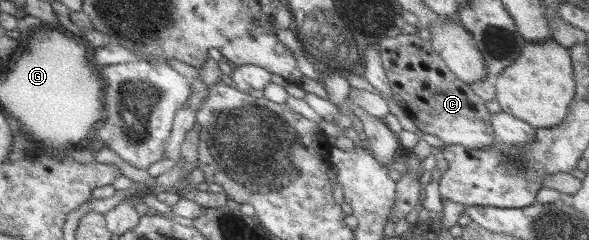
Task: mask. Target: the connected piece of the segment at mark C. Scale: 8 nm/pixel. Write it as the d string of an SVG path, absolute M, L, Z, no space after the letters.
M418 33L400 34L382 38L374 47L379 51L379 57L386 70L393 101L404 110L420 131L437 137L445 146L463 146L470 150L482 150L494 144L494 131L490 125L492 114L486 107L486 102L474 94L468 83L456 79L430 41L422 40Z

